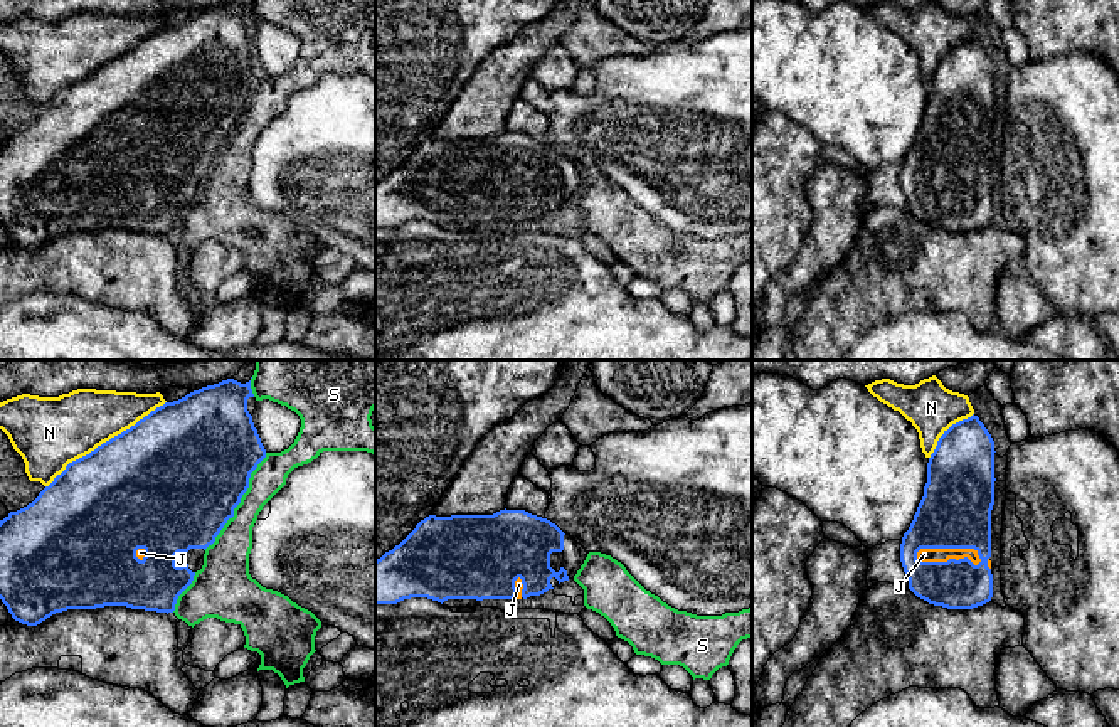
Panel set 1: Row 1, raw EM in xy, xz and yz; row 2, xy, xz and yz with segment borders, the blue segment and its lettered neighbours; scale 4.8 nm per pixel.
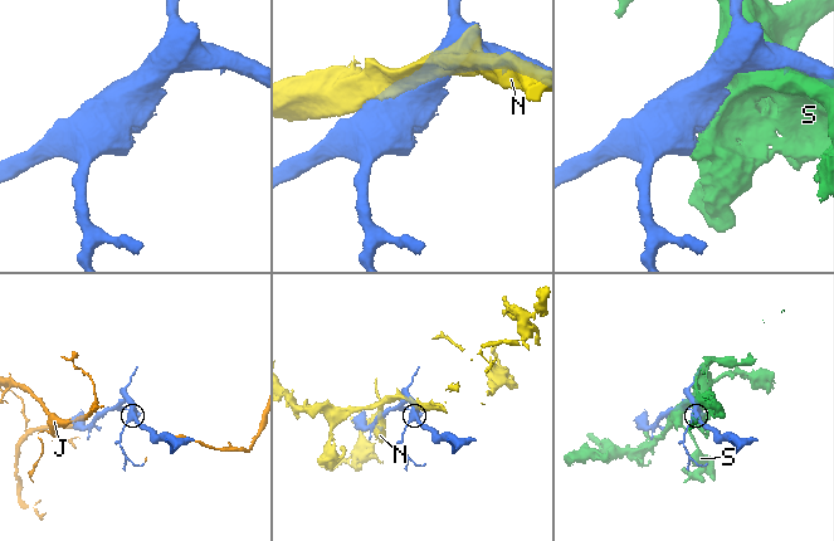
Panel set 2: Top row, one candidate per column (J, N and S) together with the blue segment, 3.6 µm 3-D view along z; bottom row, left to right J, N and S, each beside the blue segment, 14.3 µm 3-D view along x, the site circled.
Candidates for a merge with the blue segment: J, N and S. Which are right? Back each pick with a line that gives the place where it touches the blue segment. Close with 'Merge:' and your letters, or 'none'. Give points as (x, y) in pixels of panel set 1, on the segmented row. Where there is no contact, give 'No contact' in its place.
J: Touches blue at yz (951, 547)
Merge: J

